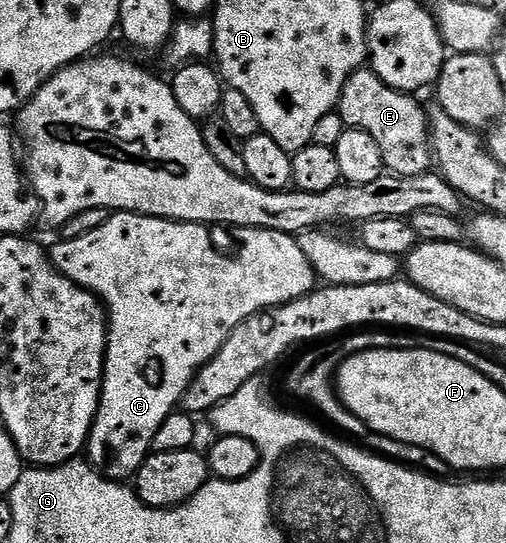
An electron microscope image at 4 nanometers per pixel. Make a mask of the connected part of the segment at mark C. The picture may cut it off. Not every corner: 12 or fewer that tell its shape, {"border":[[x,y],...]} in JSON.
{"border":[[111,213],[50,261],[107,315],[85,453],[130,480],[248,316],[316,286],[279,230]]}

